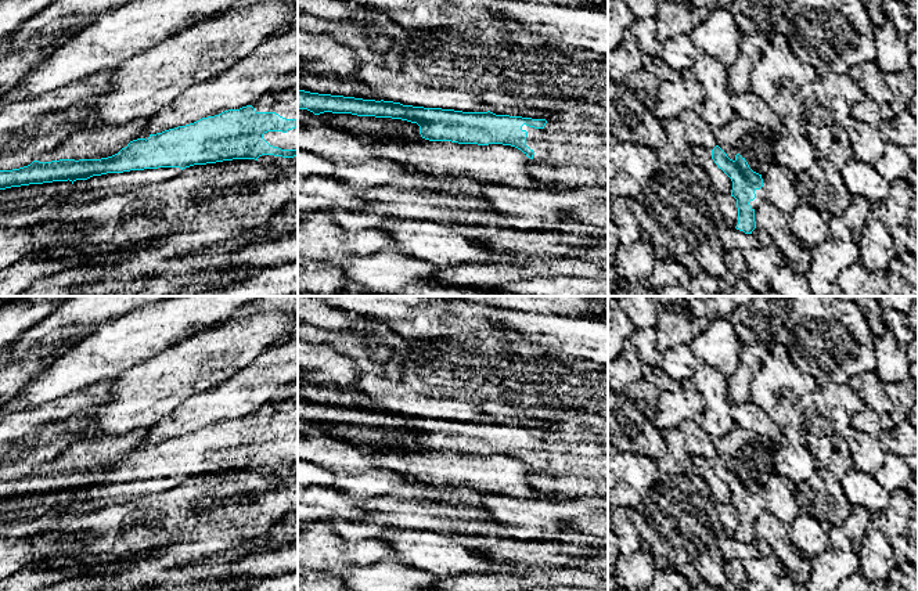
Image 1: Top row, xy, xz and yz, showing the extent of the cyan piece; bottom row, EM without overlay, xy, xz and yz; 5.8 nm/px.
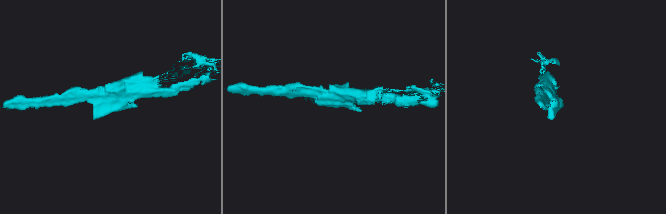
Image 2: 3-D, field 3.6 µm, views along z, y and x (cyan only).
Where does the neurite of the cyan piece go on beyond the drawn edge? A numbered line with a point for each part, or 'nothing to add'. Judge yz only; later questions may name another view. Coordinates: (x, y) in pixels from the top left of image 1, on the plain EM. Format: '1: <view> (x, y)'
1: yz (720, 493)

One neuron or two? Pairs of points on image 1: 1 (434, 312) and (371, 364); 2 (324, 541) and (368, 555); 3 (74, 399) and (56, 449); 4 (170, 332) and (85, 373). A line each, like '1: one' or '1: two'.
1: two
2: one
3: two
4: one

